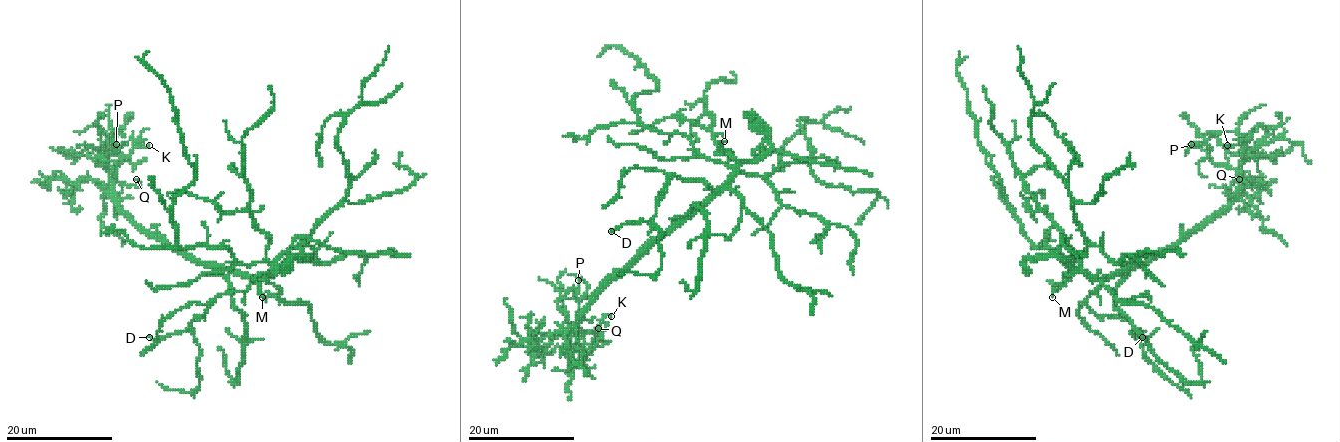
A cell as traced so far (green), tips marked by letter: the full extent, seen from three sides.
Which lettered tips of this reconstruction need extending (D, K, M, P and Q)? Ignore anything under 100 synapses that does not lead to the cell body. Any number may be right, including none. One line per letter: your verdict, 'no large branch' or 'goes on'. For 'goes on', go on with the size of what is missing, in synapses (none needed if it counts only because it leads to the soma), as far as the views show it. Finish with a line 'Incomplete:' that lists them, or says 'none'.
D: no large branch
K: no large branch
M: goes on
P: no large branch
Q: no large branch
Incomplete: M

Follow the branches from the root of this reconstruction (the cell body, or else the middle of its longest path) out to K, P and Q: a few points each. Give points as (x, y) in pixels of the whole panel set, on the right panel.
K: (1086, 272), (1109, 277), (1138, 266), (1214, 217), (1238, 187), (1243, 147), (1227, 145)
P: (1086, 272), (1109, 277), (1138, 266), (1227, 204), (1238, 187), (1245, 143), (1234, 132), (1215, 132), (1191, 144)
Q: (1086, 272), (1109, 277), (1173, 248), (1214, 217), (1243, 187), (1258, 181), (1261, 185), (1249, 187), (1239, 179)

